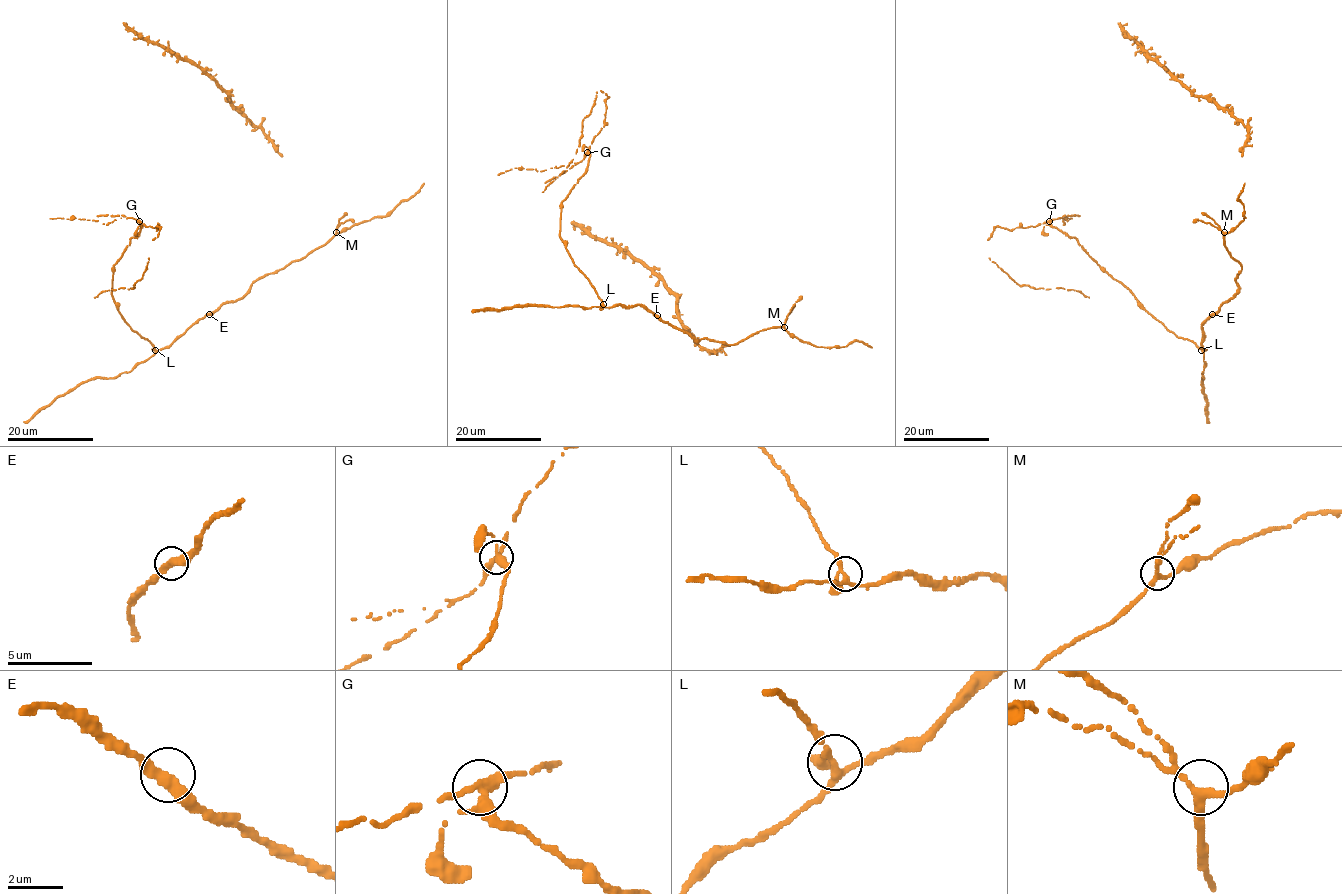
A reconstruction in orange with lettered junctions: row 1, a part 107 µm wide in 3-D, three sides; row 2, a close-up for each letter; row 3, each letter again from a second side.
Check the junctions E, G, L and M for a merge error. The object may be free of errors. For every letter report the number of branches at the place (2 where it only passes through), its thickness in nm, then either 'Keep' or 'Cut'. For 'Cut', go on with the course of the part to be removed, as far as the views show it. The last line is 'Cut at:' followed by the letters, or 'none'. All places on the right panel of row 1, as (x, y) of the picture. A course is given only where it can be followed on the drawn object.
E: Branches: 2. Thickness 380 nm. Keep
G: Branches: 4. Thickness 320 nm. Cut
L: Branches: 4. Thickness 280 nm. Keep
M: Branches: 3. Thickness 260 nm. Keep
Cut at: G

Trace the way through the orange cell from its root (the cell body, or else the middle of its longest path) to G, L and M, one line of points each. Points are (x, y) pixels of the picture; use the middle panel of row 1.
G: (656, 316), (639, 304), (607, 308), (561, 239), (561, 203), (585, 172), (587, 152)
L: (656, 316), (639, 304), (608, 308), (603, 304)
M: (656, 316), (686, 331), (696, 341), (707, 339), (728, 345), (768, 328), (784, 327)

